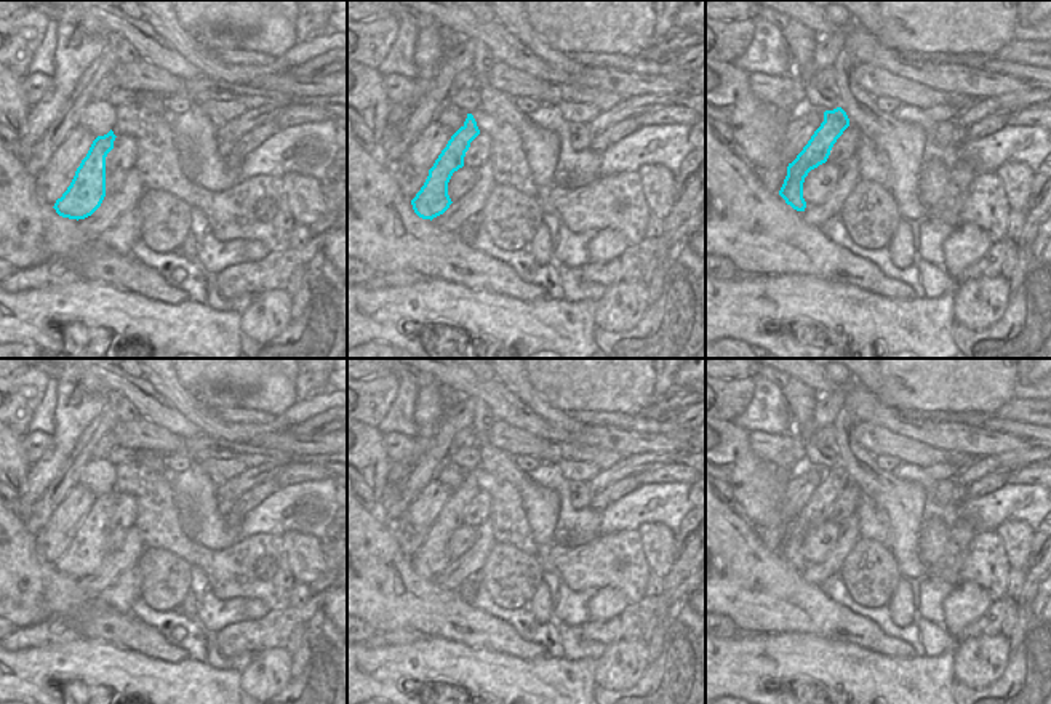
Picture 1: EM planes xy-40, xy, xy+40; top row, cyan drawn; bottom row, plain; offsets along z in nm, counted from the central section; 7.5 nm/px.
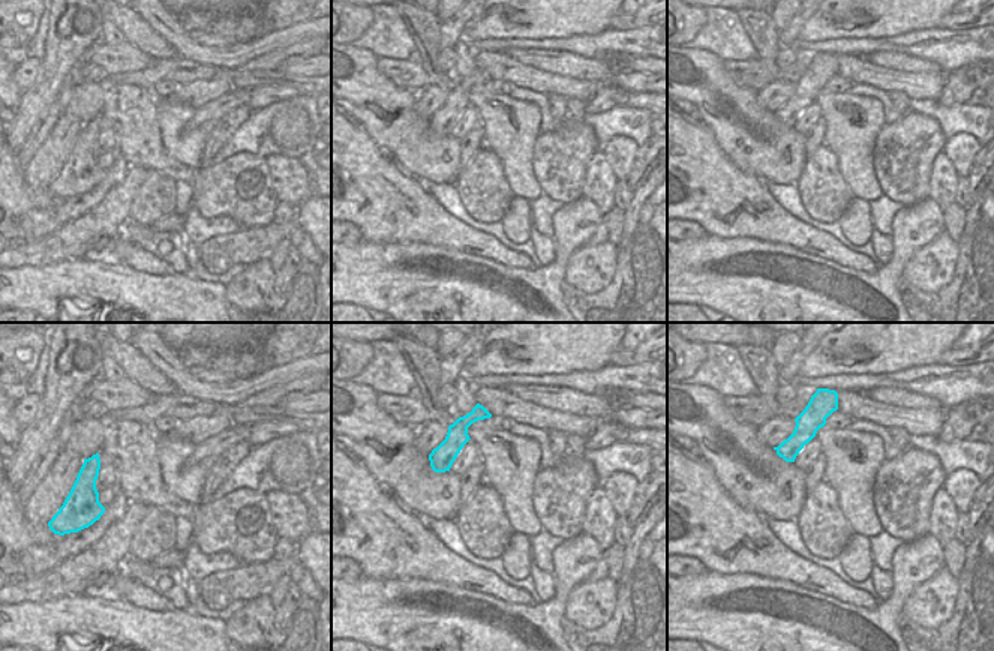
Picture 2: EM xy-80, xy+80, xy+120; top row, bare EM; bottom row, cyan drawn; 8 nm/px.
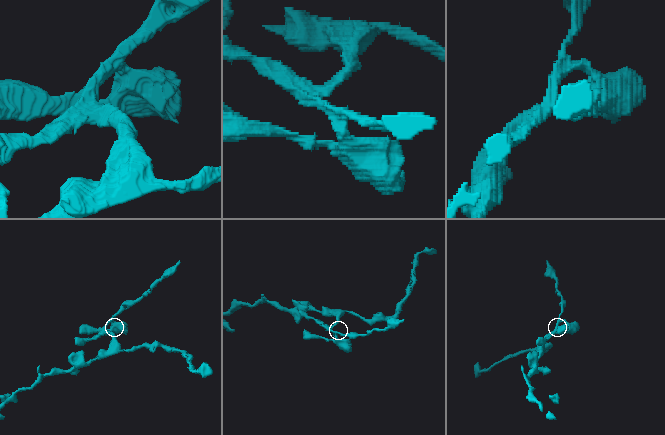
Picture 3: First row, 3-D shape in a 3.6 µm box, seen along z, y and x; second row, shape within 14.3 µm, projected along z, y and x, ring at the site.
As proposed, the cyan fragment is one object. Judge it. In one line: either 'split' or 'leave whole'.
split

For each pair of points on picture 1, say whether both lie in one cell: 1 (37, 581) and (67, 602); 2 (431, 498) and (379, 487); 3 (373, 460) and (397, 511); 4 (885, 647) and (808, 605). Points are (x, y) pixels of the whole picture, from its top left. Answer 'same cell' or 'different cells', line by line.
1: same cell
2: different cells
3: same cell
4: same cell

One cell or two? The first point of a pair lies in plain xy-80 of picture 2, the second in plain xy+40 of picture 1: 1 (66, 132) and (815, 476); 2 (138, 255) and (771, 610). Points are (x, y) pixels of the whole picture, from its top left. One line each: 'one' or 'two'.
1: one
2: one

